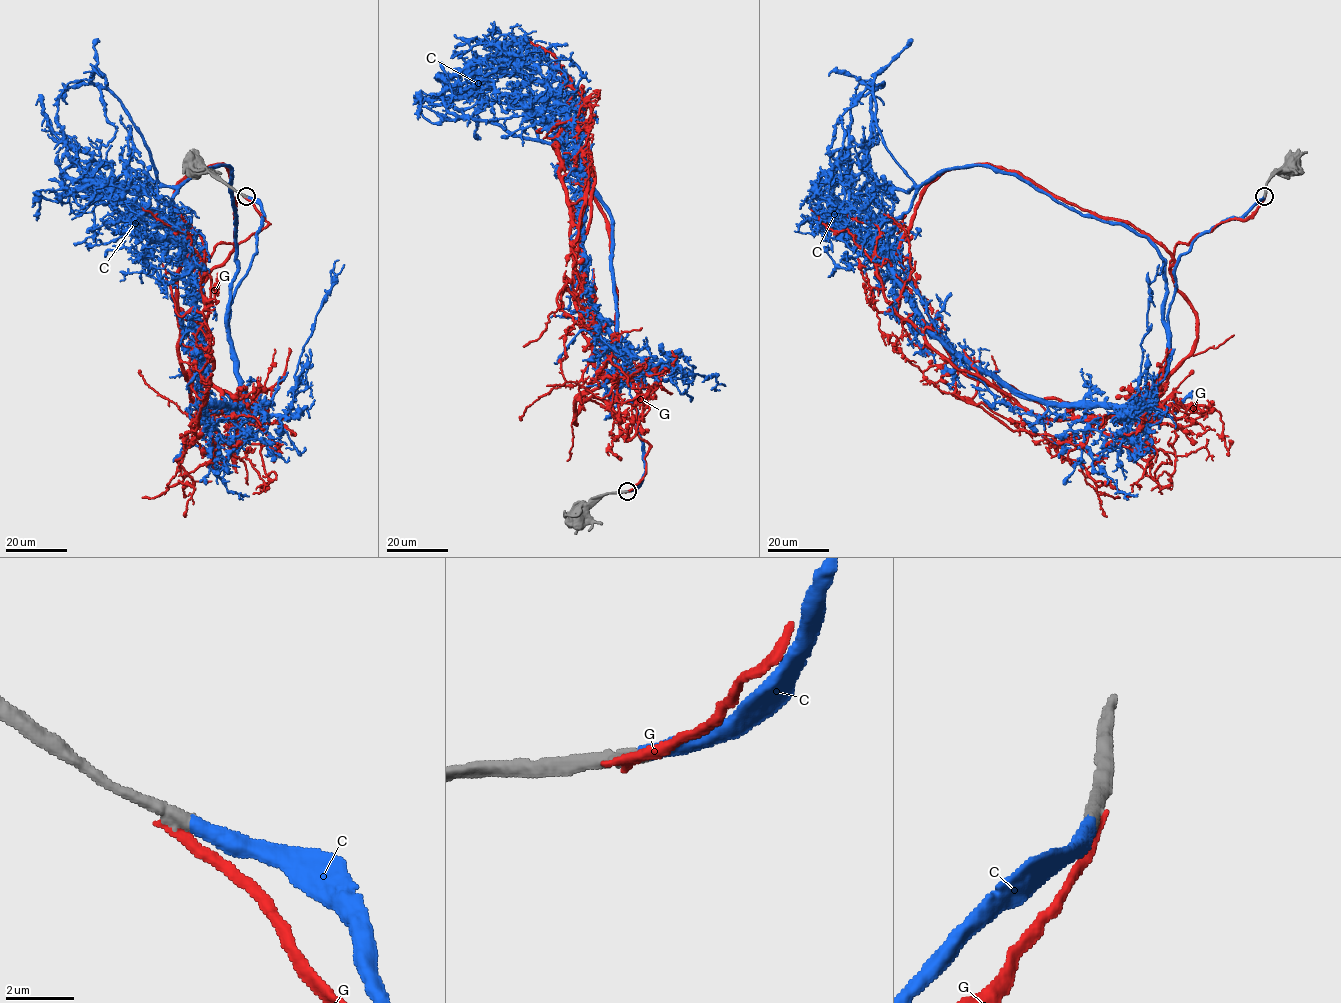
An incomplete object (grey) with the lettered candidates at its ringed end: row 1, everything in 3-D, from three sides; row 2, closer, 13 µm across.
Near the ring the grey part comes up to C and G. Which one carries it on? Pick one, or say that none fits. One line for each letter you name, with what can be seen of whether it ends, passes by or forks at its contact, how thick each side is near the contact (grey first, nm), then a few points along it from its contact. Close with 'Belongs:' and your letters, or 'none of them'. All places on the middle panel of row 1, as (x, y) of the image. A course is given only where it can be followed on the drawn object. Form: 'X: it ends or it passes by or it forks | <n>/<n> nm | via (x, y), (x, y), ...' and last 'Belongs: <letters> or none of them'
C: it ends | 460/440 nm | via (627, 491), (645, 469), (638, 411), (607, 391), (608, 208), (520, 106), (455, 108), (442, 81), (470, 99)
Belongs: C

